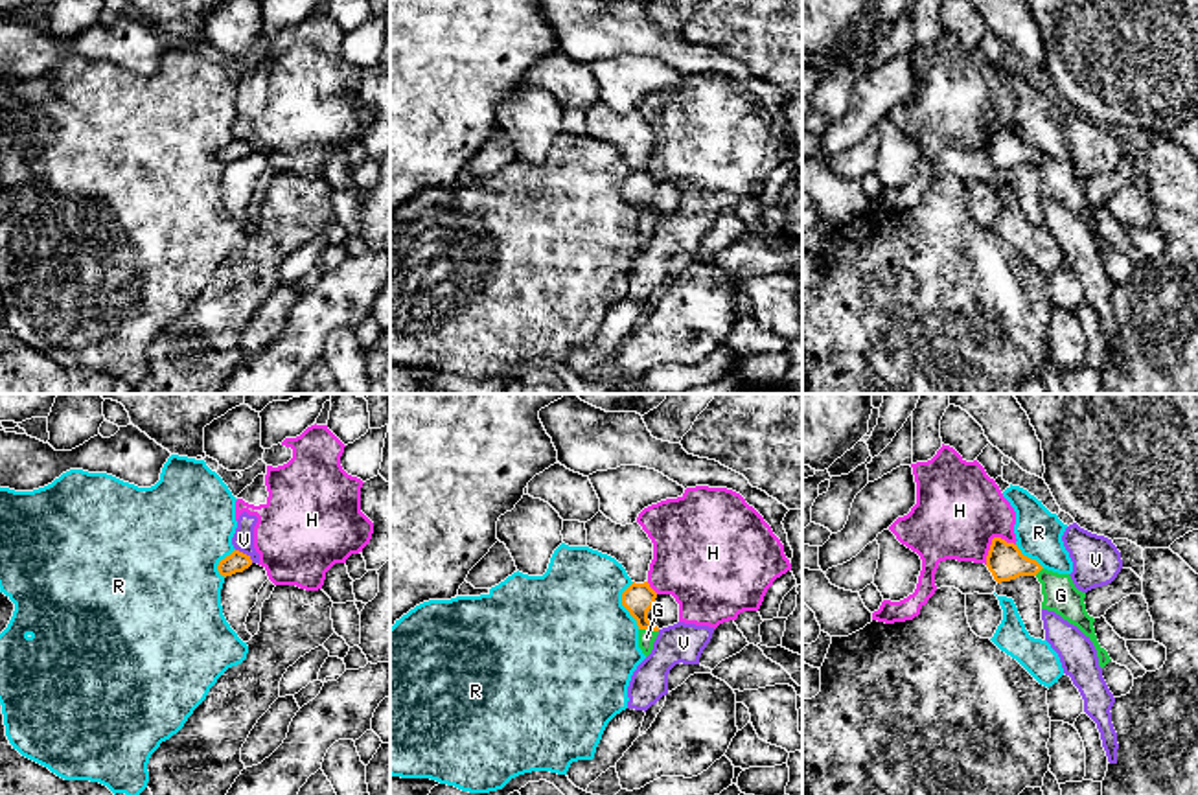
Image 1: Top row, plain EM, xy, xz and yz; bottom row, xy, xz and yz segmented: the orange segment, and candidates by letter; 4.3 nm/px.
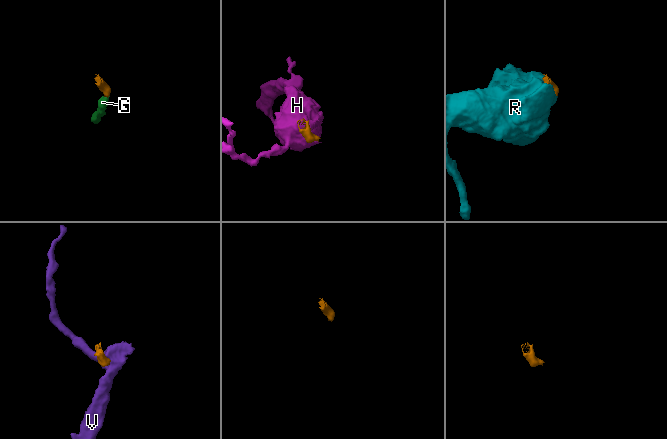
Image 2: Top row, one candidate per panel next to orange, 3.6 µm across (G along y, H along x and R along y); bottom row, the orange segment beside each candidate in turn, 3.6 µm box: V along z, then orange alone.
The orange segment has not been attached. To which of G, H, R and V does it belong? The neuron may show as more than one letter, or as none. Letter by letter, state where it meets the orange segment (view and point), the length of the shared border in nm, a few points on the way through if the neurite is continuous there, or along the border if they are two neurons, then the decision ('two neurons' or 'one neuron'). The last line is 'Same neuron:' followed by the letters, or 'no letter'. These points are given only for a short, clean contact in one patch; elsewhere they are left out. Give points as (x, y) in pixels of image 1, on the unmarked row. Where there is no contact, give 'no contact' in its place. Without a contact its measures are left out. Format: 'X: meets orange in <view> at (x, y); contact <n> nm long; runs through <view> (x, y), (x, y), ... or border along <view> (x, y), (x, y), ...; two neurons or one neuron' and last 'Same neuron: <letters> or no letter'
G: meets orange in xz at (648, 216); contact 90 nm long; runs through xz (637, 186), (641, 207), (648, 216), (646, 225); one neuron
H: meets orange in yz at (992, 129); contact 160 nm long; border along yz (1014, 131), (994, 126), (985, 151); two neurons
R: meets orange in xz at (622, 192); contact 220 nm long; border along xz (632, 170), (622, 181), (622, 194), (639, 216); two neurons
V: meets orange in xy at (245, 142); contact 100 nm long; border along xy (236, 137), (253, 149); two neurons
Same neuron: G

